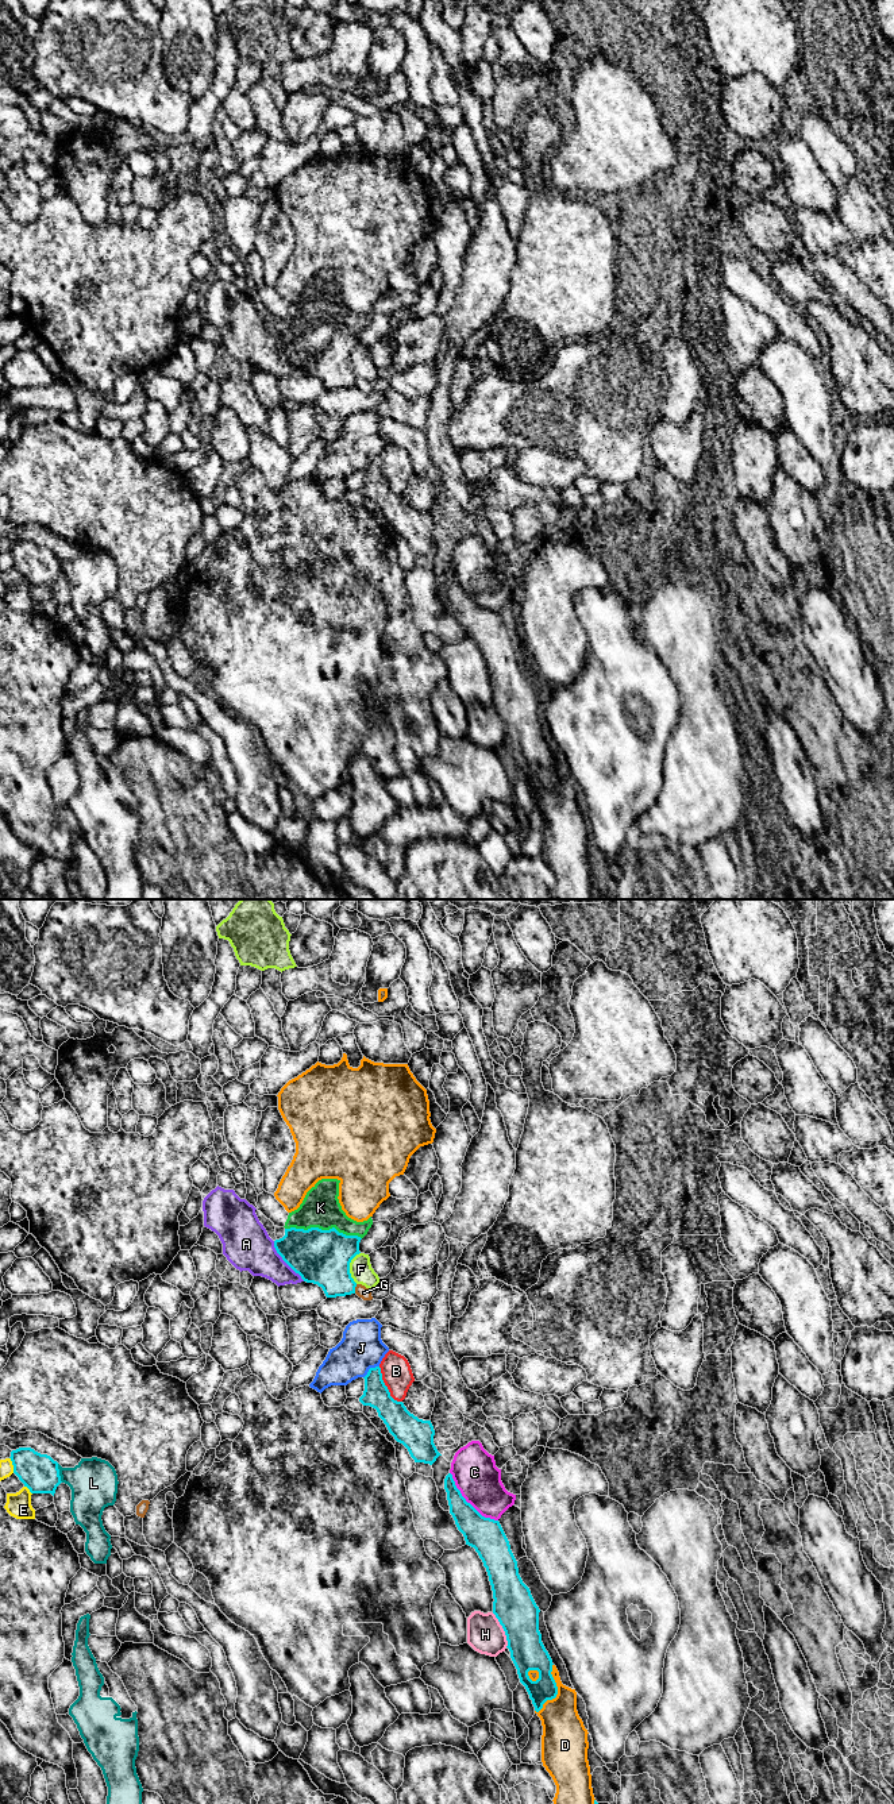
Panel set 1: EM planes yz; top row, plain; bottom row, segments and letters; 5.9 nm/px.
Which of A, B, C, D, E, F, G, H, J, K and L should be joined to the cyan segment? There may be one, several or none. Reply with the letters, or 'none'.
K

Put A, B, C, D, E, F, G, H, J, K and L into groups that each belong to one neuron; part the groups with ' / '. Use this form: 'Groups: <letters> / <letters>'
Groups: A F / B / C / D / E / G / H / J / K / L

